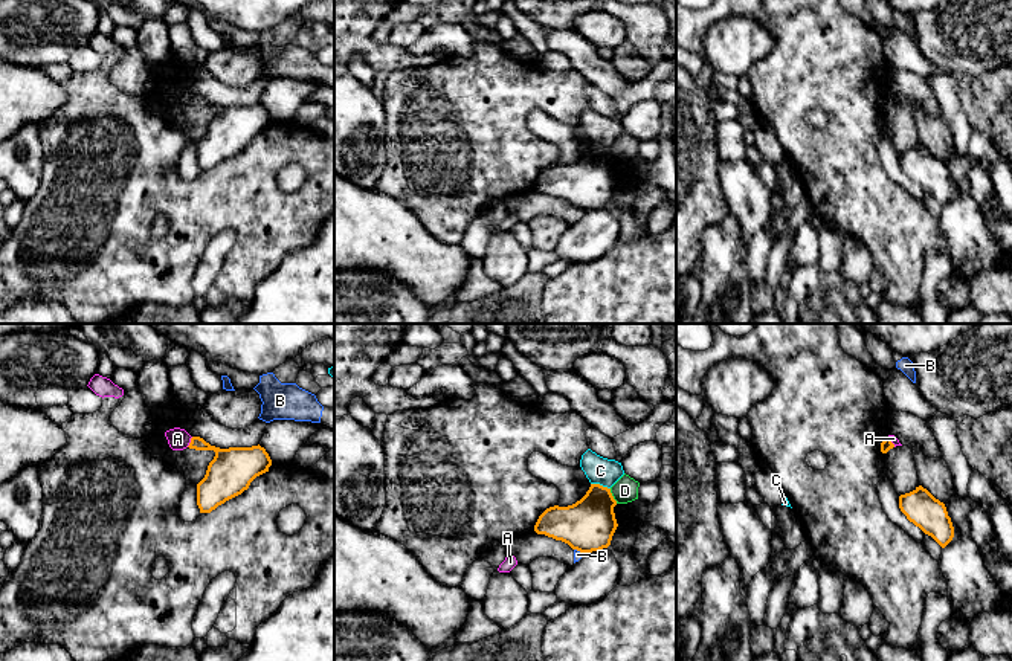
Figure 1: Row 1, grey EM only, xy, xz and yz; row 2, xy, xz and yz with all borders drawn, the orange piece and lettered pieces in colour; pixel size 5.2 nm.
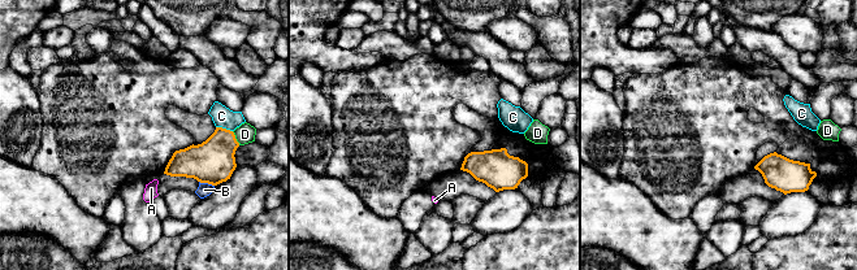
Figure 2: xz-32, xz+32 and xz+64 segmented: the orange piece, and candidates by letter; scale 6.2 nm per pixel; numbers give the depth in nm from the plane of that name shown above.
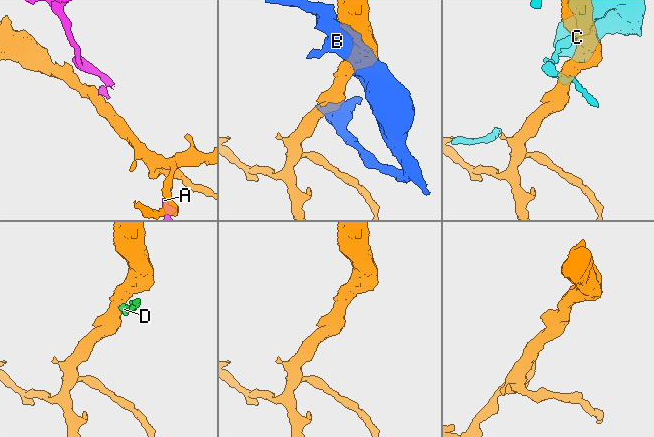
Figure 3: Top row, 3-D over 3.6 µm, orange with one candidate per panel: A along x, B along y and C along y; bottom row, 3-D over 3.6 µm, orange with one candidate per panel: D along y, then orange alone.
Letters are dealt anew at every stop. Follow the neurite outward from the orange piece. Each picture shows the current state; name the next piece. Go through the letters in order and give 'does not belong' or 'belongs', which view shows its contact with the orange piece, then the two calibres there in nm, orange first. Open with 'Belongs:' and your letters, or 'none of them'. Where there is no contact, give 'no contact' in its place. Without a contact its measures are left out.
Belongs: none of them
A: does not belong; contact in xy; calibres 220 and 110 nm
B: does not belong; contact in xz; calibres 280 and 50 nm
C: does not belong; contact in xz; calibres 280 and 140 nm
D: does not belong; contact in xz; calibres 280 and 130 nm

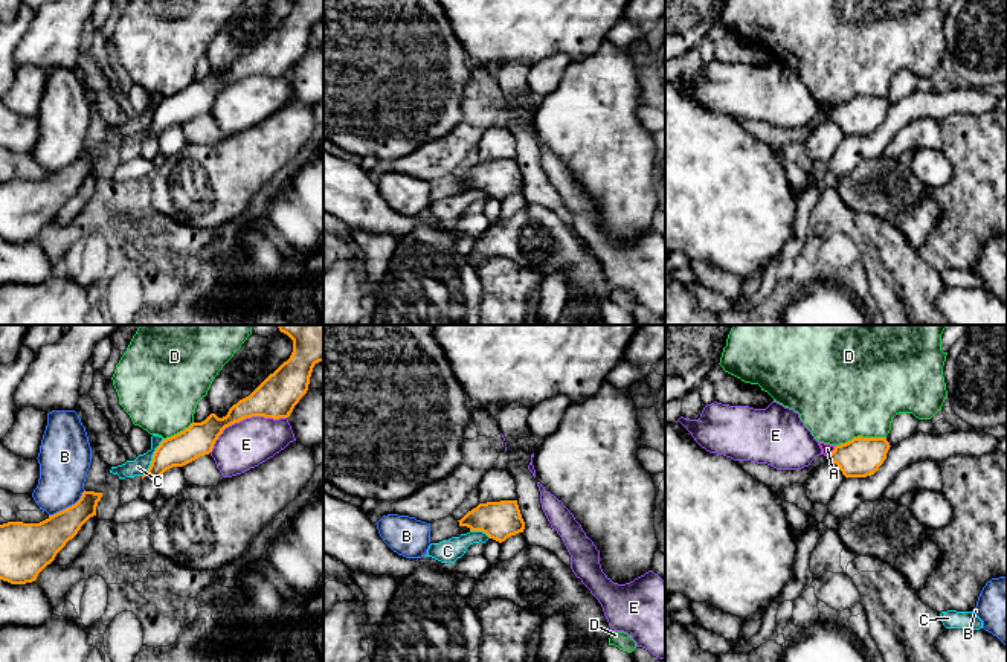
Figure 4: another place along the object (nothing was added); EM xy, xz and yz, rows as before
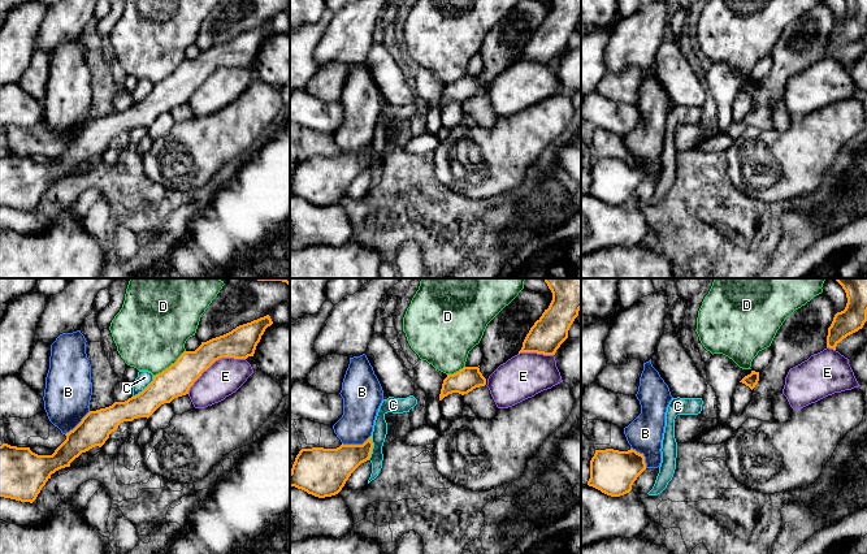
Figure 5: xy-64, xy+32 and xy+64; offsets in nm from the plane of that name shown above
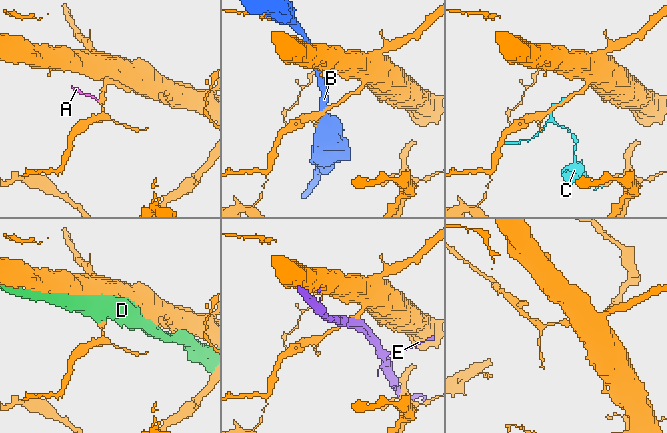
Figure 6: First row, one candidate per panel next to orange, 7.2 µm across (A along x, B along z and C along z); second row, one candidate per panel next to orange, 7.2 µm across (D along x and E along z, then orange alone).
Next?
Belongs: none of them
A: does not belong; contact in yz; calibres 200 and 60 nm
B: does not belong; contact in xy; calibres 220 and 280 nm
C: does not belong; contact in xy; calibres 170 and 90 nm
D: does not belong; contact in yz; calibres 200 and 480 nm
E: does not belong; contact in xy; calibres 220 and 260 nm

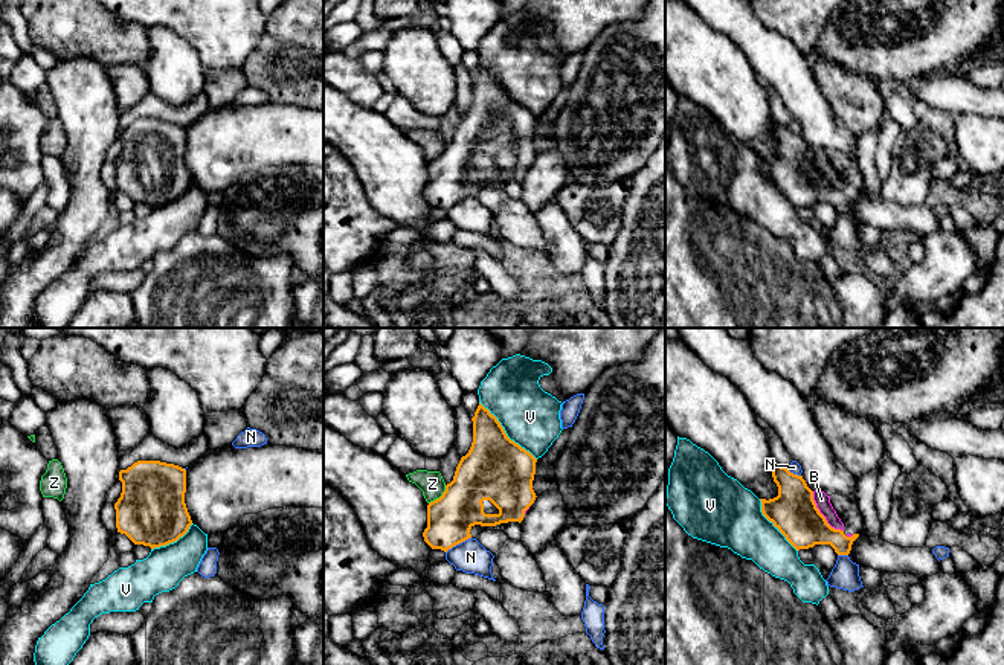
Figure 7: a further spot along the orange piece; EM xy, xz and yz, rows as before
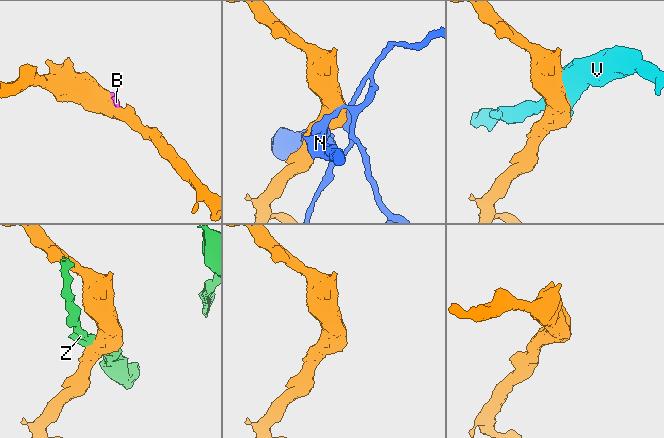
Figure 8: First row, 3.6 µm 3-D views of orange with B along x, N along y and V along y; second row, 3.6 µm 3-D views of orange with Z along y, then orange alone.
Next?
Belongs: B
B: belongs; contact in yz; calibres 240 and 80 nm
N: does not belong; contact in xz; calibres 240 and 170 nm
V: does not belong; contact in xz; calibres 340 and 300 nm
Z: does not belong; contact in xz; calibres 280 and 130 nm

